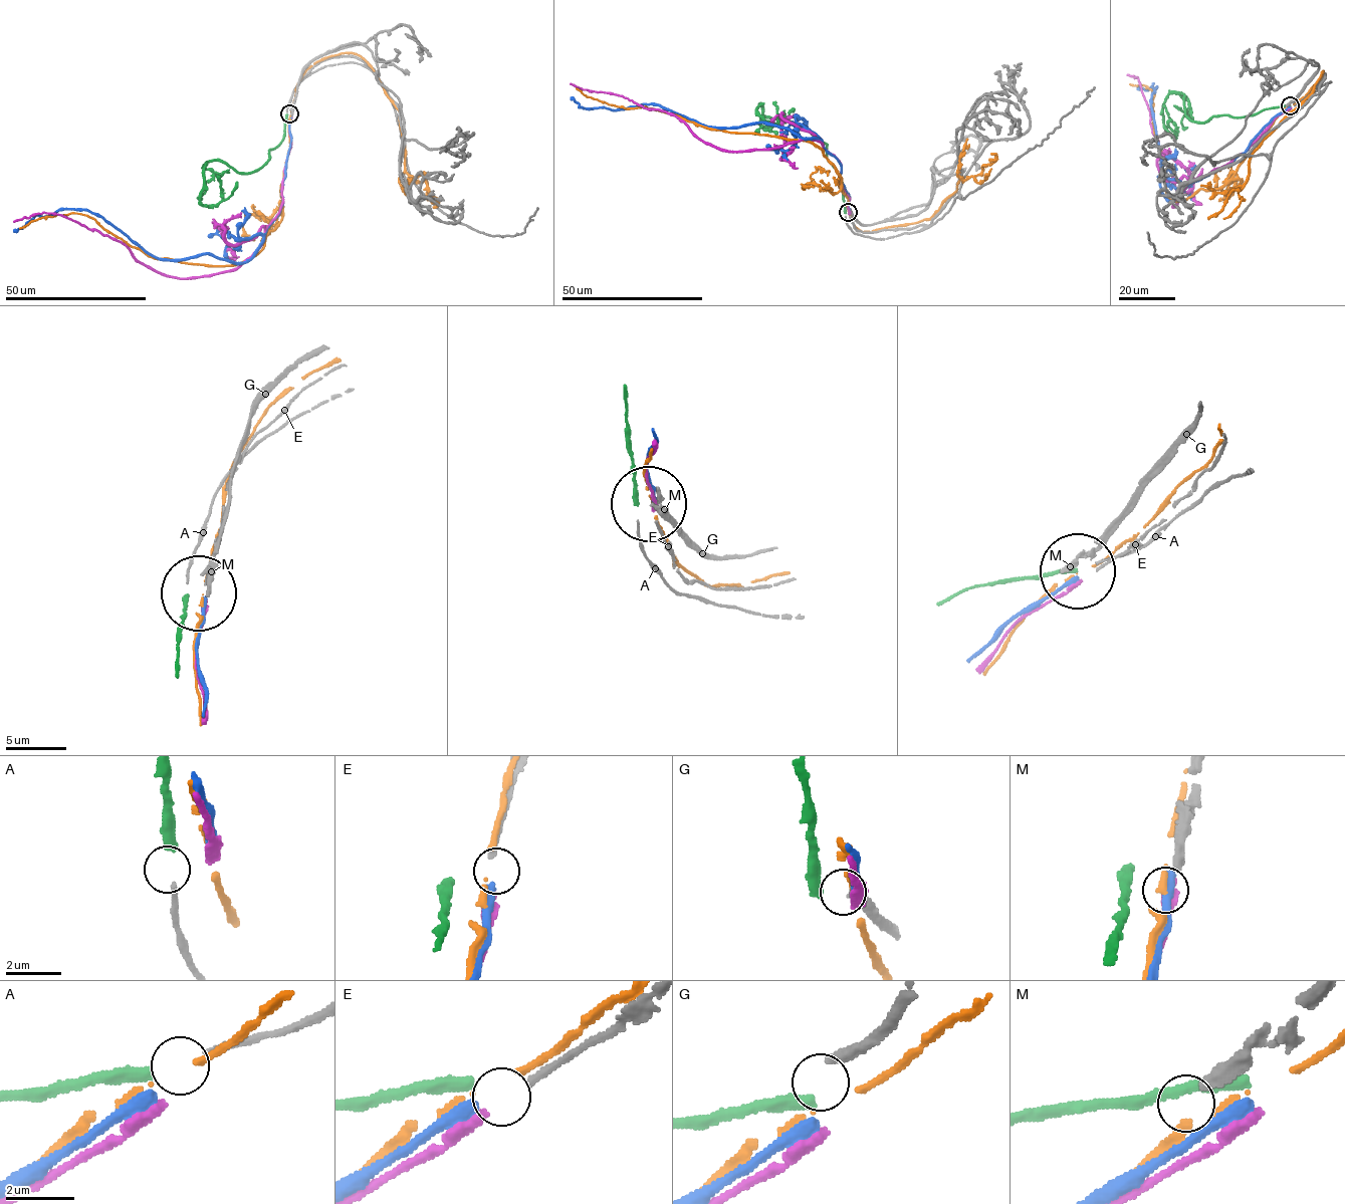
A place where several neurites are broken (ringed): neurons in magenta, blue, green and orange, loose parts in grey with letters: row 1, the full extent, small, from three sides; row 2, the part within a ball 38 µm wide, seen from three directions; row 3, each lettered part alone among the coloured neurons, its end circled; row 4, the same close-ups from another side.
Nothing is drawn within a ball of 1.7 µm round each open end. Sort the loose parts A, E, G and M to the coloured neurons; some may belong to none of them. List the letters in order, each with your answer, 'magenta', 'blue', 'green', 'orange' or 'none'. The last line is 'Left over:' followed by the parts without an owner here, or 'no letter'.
A: green
E: magenta
G: none
M: none
Left over: G, M

